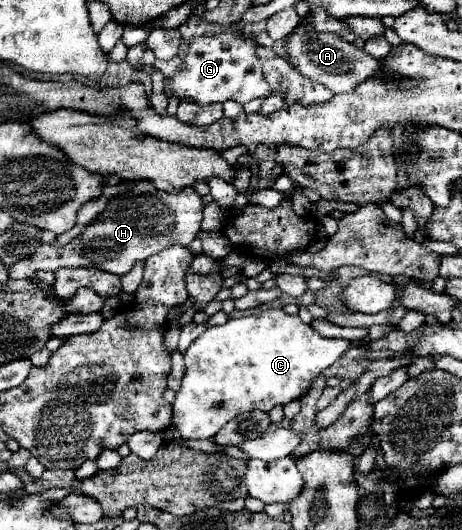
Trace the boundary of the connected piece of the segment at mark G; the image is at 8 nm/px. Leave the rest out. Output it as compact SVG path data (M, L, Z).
M228 29L214 35L194 37L178 73L166 79L166 89L172 91L172 95L176 97L190 97L200 105L222 103L226 99L246 103L256 97L266 97L270 89L264 81L258 57L254 55L254 45L254 39L244 39L244 35L232 35Z

